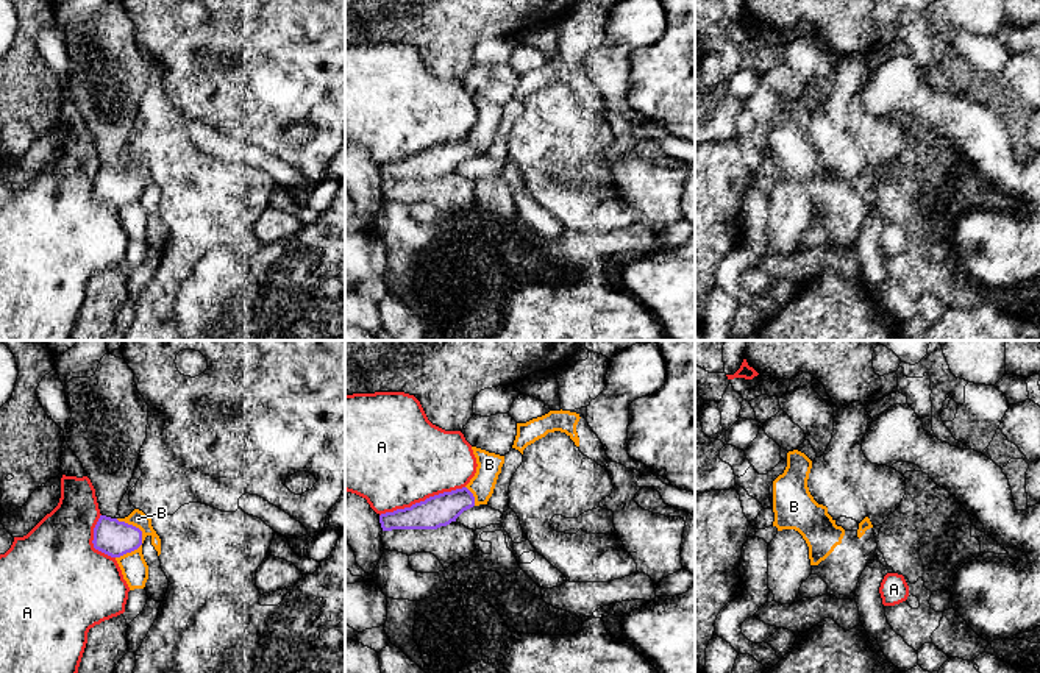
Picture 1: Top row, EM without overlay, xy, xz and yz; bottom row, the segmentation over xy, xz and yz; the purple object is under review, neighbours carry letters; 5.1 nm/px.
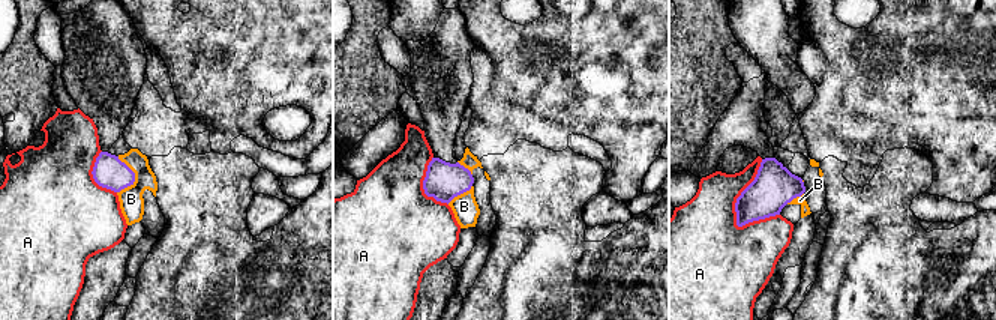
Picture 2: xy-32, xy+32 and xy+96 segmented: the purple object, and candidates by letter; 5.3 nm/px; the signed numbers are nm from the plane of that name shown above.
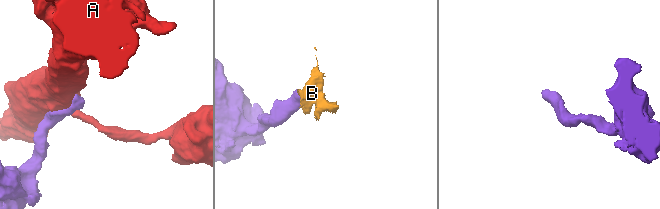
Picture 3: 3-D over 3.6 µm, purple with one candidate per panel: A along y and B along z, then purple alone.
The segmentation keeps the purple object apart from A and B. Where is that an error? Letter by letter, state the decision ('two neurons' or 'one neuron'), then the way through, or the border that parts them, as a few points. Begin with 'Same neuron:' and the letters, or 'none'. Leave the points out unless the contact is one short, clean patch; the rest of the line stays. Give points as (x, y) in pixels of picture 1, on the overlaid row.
Same neuron: B
A: two neurons
B: one neuron; way xy (113, 537), (141, 539), (138, 519)

